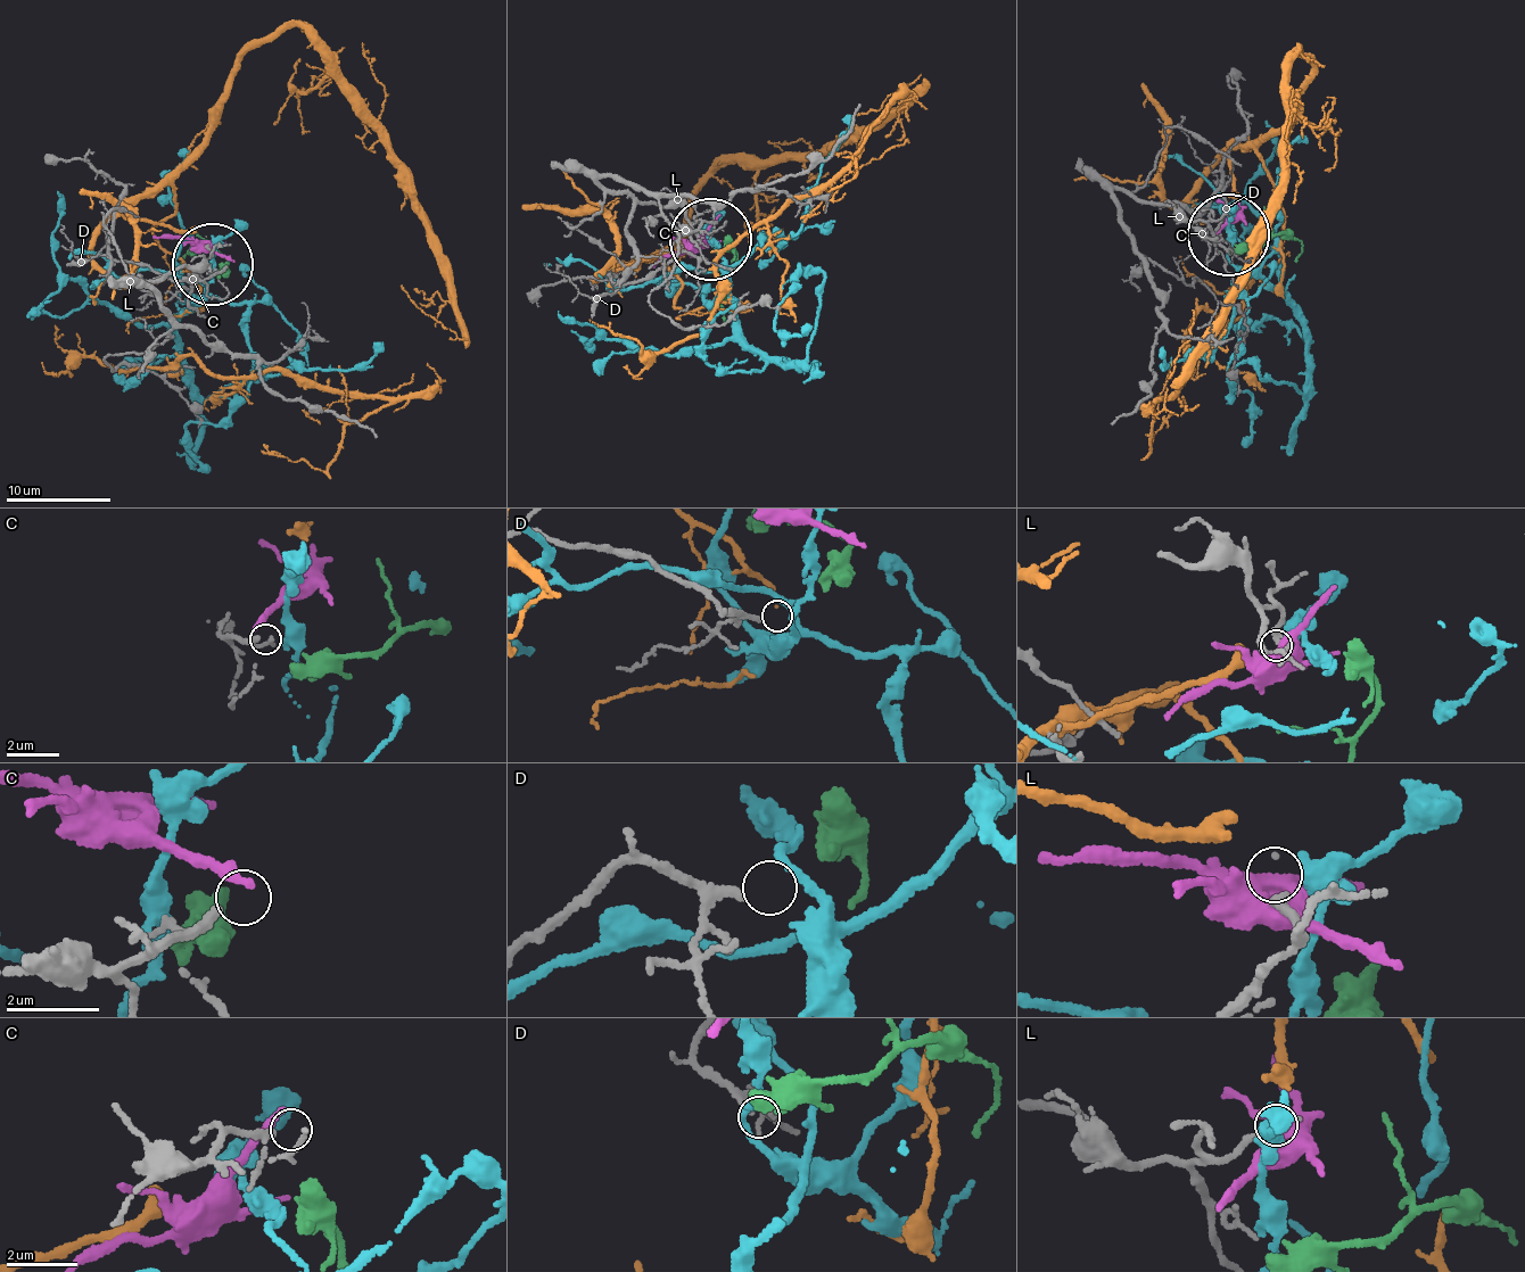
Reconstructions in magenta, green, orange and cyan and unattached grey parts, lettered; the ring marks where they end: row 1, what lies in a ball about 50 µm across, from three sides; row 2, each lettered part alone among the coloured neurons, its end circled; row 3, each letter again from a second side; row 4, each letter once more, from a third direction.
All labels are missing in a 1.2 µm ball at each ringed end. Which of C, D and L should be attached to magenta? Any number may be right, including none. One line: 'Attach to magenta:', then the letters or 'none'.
Attach to magenta: none

